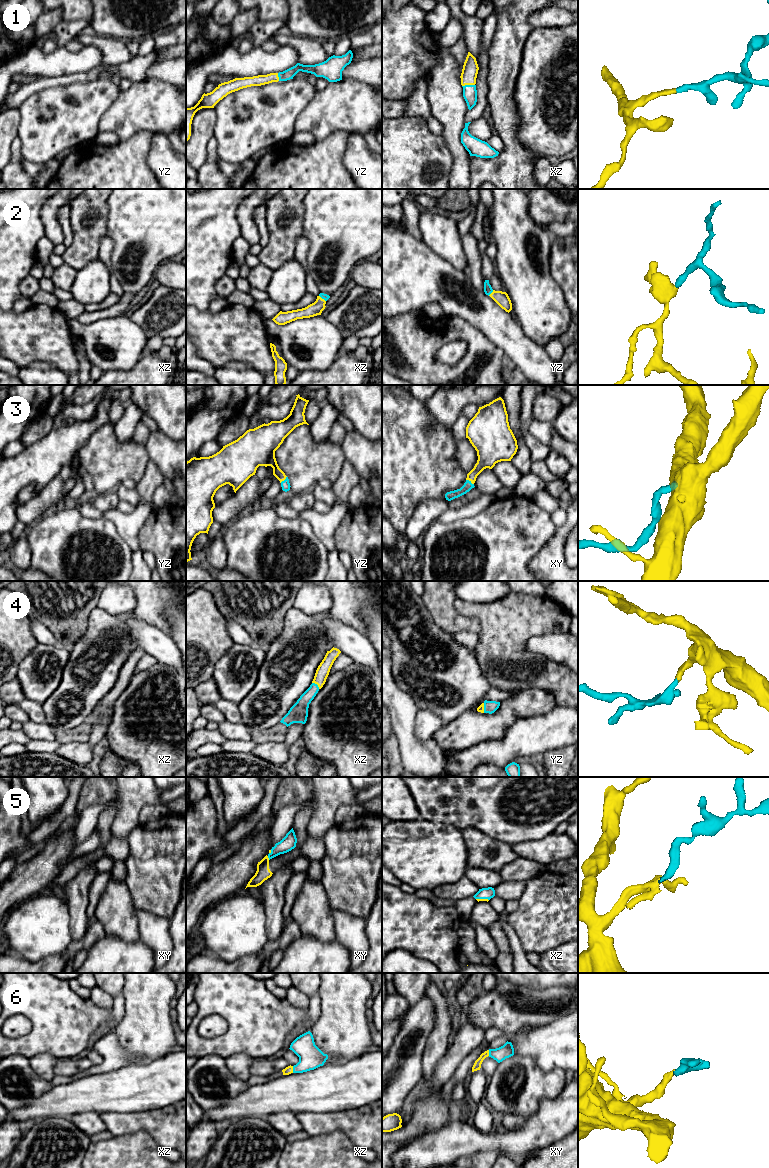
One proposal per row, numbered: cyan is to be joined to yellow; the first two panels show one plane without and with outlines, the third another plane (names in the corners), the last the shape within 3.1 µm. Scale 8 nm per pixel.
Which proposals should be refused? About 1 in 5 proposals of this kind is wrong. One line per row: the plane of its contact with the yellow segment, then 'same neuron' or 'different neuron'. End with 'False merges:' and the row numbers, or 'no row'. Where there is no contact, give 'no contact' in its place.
1: contact in xz; same neuron
2: contact in yz; same neuron
3: contact in xy; same neuron
4: contact in xz; same neuron
5: contact in xy; same neuron
6: contact in xz; same neuron
False merges: no row

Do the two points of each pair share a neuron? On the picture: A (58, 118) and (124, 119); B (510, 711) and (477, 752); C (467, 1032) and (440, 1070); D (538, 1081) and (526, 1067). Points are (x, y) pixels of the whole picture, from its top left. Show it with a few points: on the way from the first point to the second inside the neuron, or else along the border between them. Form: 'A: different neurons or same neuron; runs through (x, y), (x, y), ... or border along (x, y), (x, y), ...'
A: different neurons; border along (115, 100), (102, 115), (98, 131)
B: different neurons; border along (507, 727), (501, 738), (485, 740), (465, 749)
C: same neuron; runs through (465, 1041), (449, 1061)
D: same neuron; runs through (535, 1078), (527, 1070)

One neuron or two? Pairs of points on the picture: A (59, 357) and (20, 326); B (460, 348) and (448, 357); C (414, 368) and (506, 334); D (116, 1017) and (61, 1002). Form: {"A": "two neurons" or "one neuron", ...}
{"A": "one neuron", "B": "one neuron", "C": "two neurons", "D": "two neurons"}

